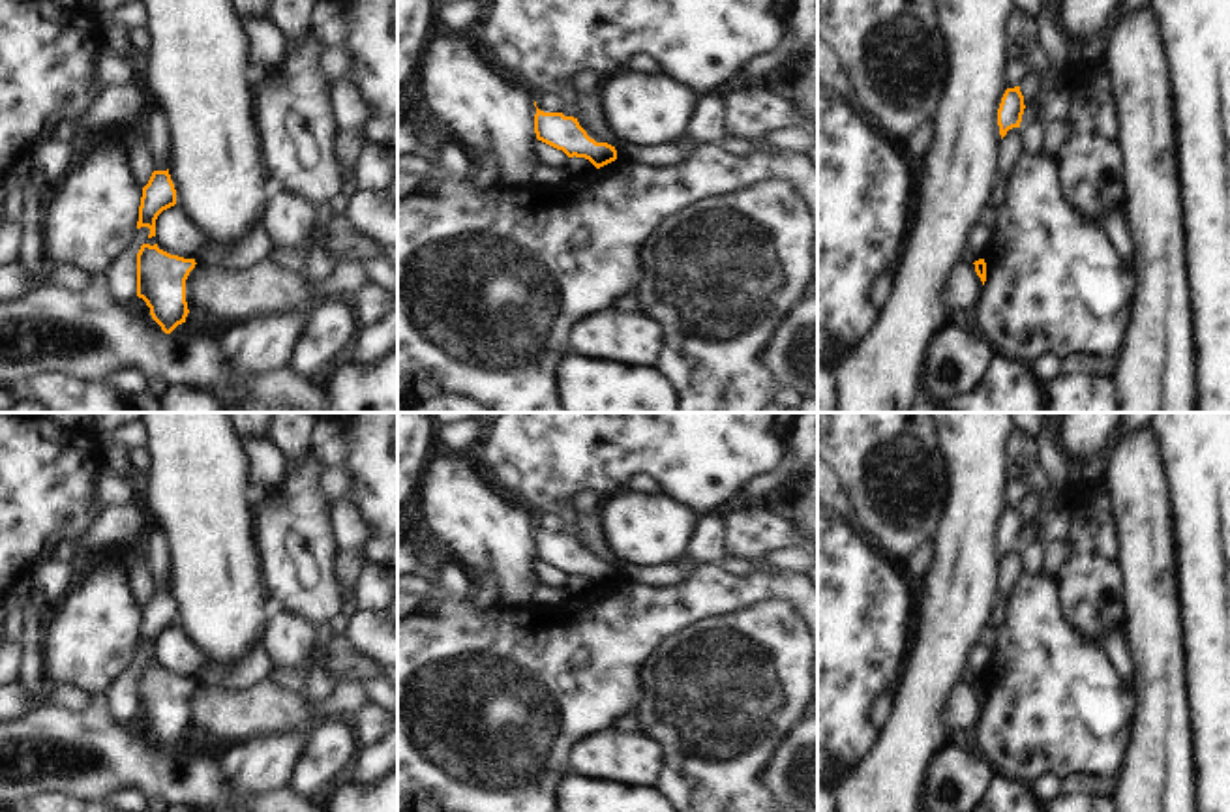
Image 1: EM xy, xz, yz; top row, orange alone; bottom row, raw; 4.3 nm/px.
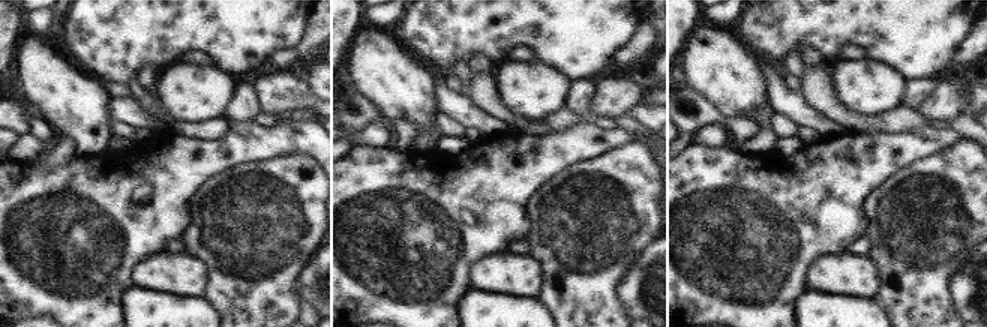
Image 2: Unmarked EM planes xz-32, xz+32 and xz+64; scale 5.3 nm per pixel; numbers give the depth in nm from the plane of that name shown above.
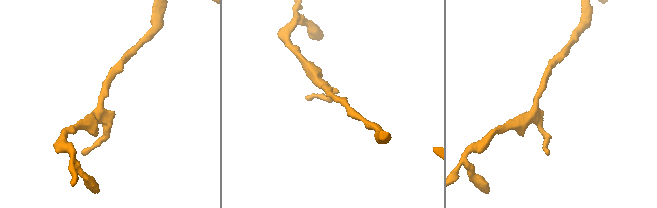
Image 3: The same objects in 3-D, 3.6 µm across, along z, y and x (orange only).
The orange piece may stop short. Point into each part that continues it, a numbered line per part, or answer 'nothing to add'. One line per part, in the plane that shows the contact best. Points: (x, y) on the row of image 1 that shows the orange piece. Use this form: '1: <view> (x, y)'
nothing to add

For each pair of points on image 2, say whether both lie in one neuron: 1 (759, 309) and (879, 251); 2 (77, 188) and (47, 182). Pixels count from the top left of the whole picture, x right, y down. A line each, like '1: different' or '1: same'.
1: different
2: same

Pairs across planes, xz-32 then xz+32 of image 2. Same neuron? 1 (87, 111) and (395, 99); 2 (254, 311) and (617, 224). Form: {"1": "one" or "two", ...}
{"1": "one", "2": "one"}

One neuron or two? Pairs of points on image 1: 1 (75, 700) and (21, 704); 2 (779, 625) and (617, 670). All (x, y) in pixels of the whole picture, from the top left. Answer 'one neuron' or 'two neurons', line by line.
1: one neuron
2: two neurons

